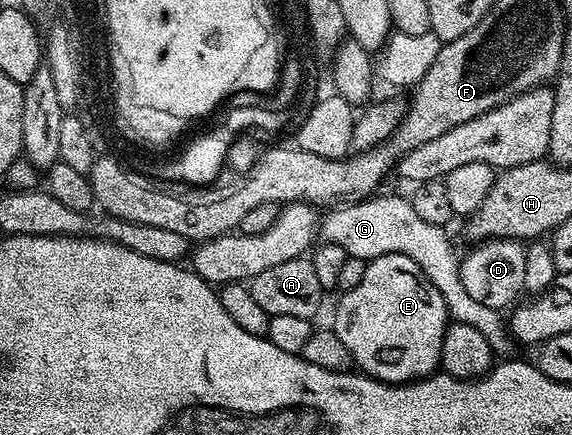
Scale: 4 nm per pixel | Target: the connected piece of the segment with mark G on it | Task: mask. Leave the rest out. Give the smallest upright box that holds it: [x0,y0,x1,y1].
[320,195,508,342]

